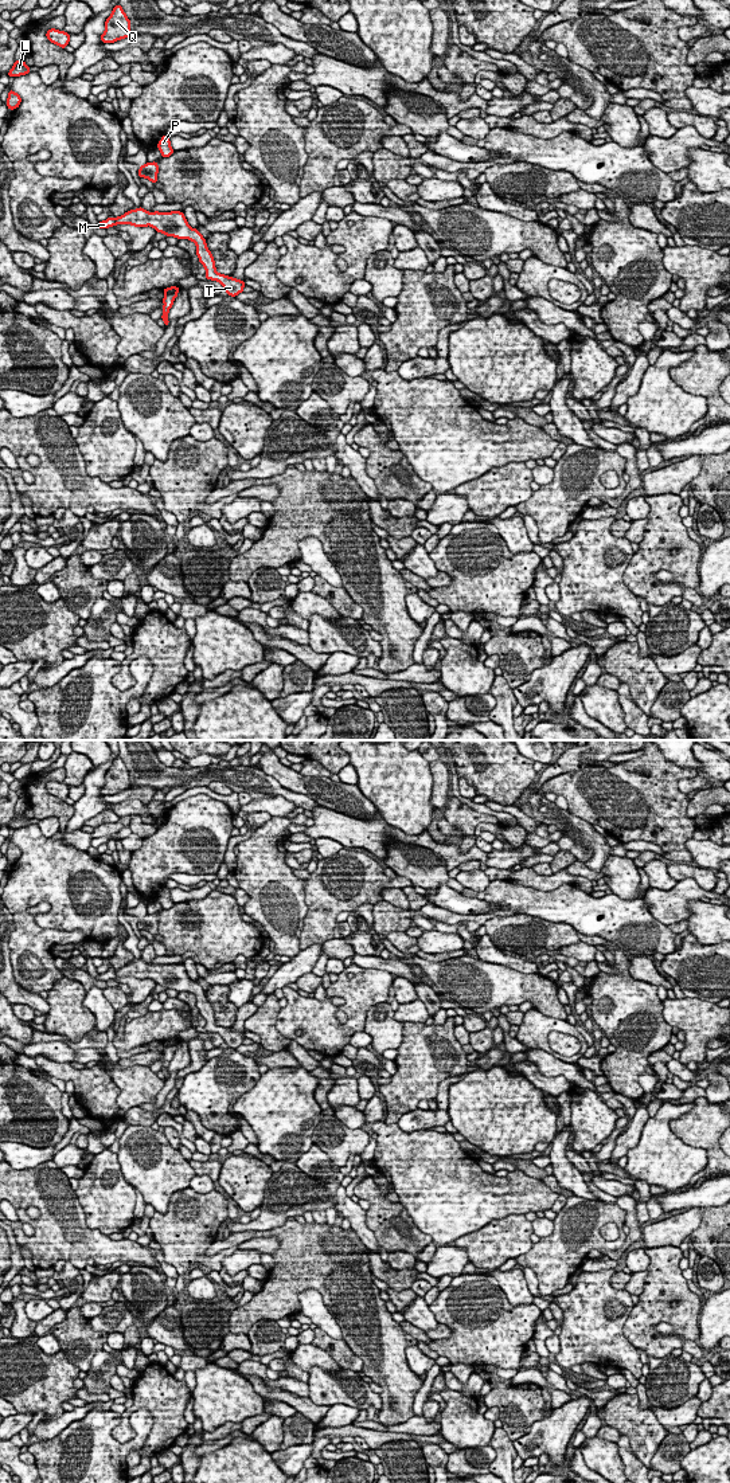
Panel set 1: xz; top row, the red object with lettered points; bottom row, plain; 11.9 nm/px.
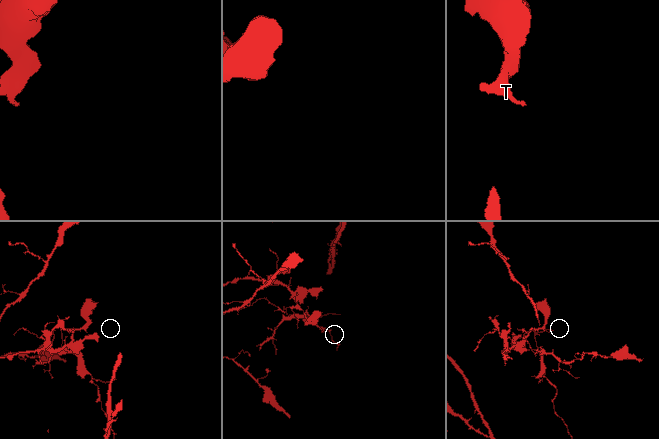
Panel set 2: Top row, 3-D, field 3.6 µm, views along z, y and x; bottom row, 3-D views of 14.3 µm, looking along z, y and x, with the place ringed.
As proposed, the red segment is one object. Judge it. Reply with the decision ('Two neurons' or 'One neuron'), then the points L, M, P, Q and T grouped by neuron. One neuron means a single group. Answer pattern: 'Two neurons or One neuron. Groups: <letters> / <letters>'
Two neurons. Groups: L P Q T / M

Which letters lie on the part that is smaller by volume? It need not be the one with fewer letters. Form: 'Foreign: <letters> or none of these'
Foreign: M

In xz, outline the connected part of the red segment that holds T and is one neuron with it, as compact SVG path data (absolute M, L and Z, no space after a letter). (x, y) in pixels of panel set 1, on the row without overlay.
M138 959L137 962L130 962L116 970L116 975L132 977L134 979L151 978L157 985L161 985L167 989L192 993L196 997L196 1007L199 1009L199 1014L206 1021L204 1029L211 1033L218 1033L223 1038L225 1044L231 1049L235 1049L243 1044L243 1040L246 1038L243 1033L219 1026L216 1024L216 1016L206 997L206 991L196 981L192 981L187 975L187 971L181 963L148 964L143 959Z

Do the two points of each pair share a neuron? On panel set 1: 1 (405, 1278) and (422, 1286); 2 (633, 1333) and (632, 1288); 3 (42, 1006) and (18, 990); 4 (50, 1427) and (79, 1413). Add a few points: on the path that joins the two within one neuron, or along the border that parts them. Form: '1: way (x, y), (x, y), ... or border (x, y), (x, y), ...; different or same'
1: border (420, 1279), (409, 1288); different
2: border (648, 1270), (644, 1278), (644, 1290), (639, 1296); different
3: way (36, 1002), (23, 996); same
4: way (57, 1425), (73, 1415); same

